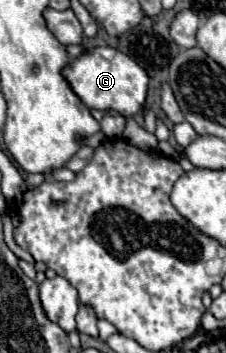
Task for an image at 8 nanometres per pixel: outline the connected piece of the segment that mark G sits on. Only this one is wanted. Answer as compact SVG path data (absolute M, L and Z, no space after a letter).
M96 47L92 53L84 53L82 57L74 59L64 69L64 77L68 79L72 91L90 109L114 109L124 117L134 117L144 109L150 77L146 75L146 71L142 71L142 67L138 67L138 63L134 63L134 59L130 59L122 51L116 51L112 47Z

